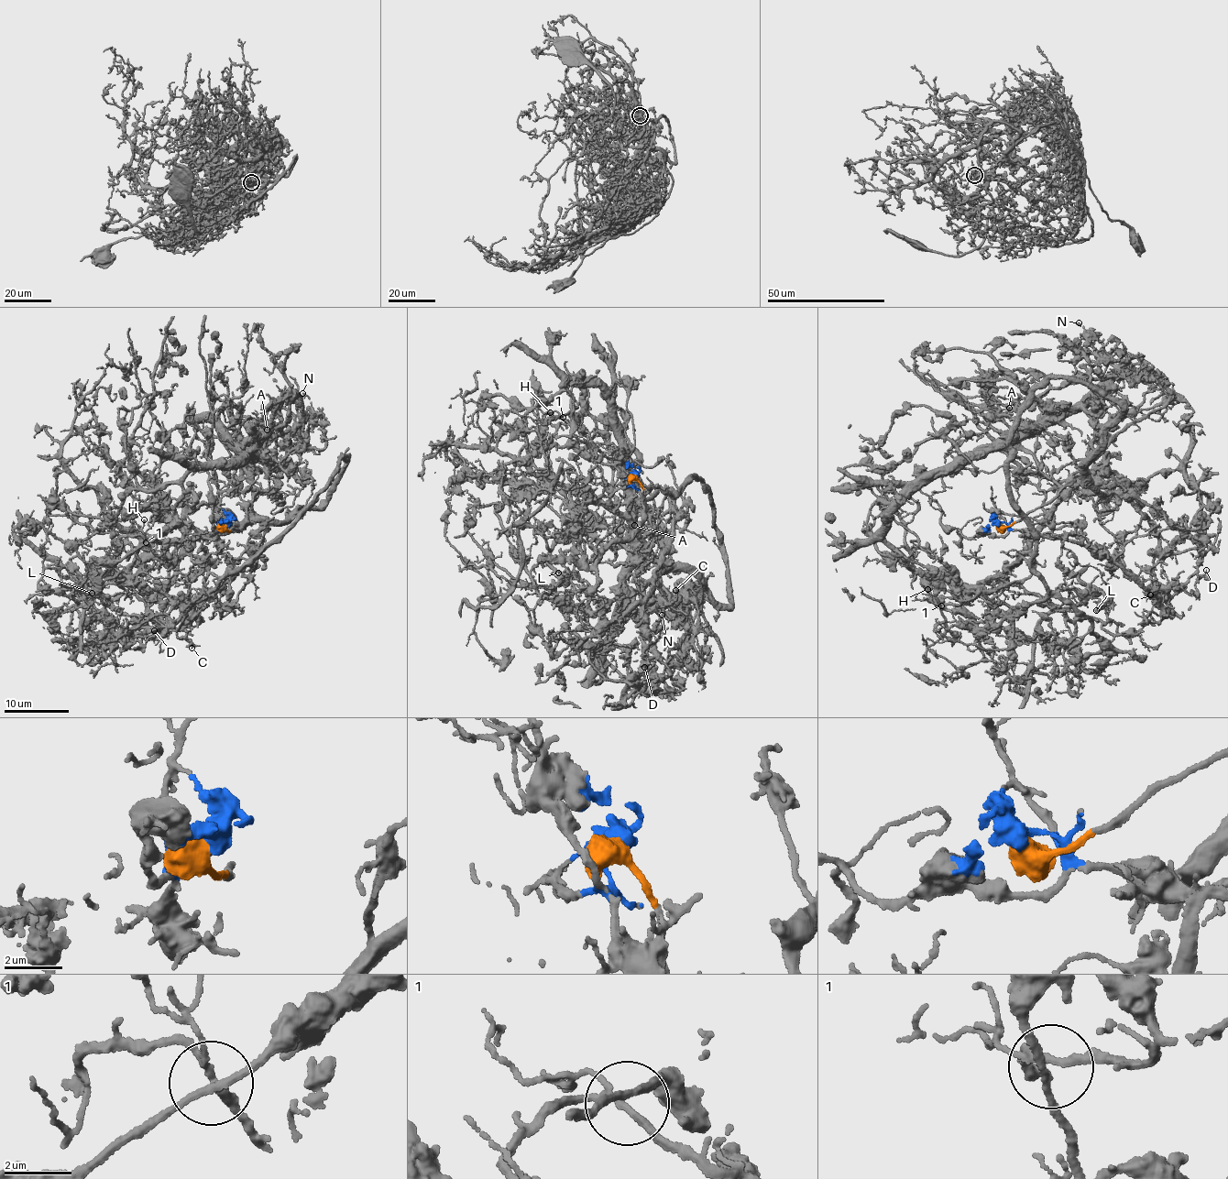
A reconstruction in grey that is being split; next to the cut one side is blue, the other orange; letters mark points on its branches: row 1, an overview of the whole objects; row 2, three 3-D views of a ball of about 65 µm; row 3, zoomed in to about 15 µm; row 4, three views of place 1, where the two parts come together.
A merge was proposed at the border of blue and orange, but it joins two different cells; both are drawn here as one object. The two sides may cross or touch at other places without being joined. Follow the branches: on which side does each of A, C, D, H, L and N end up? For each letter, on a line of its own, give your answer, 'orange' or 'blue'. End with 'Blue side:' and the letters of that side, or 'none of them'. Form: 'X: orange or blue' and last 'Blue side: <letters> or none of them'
A: orange
C: blue
D: blue
H: blue
L: blue
N: orange
Blue side: C, D, H, L

